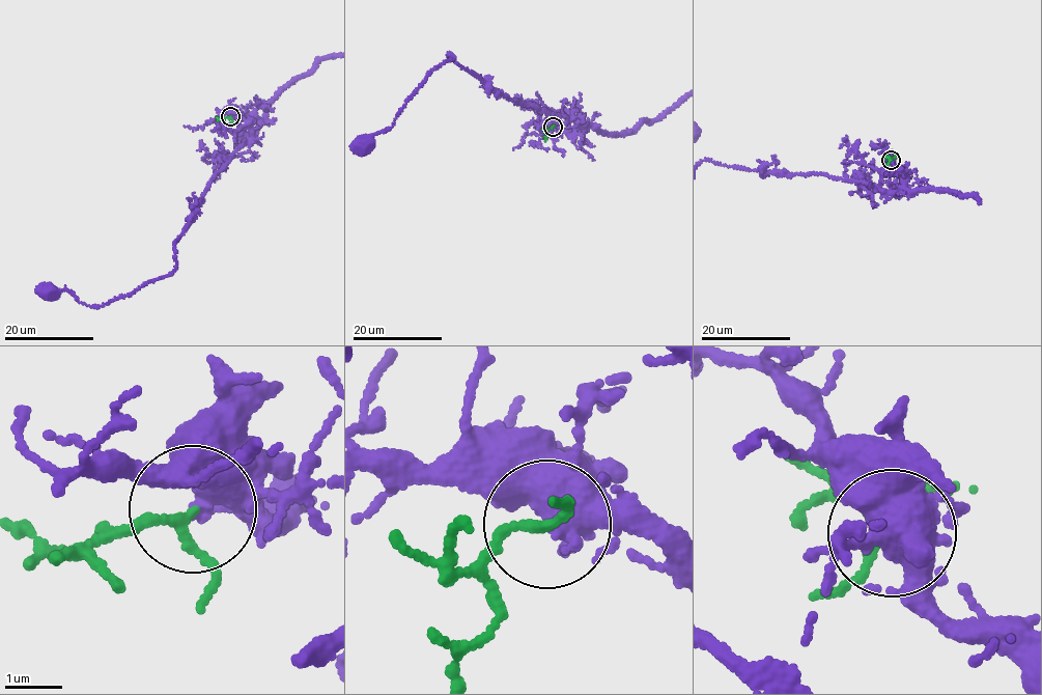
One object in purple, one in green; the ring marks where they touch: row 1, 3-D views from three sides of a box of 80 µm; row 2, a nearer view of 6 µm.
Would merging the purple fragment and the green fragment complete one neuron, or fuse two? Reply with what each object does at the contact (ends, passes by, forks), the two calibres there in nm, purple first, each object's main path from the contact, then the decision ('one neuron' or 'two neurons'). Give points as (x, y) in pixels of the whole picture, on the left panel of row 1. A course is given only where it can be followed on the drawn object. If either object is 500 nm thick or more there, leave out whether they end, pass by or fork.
550 nm thick on the purple side, 140 nm on the other; purple runs (229, 115), (249, 114), (257, 124), (216, 171), (174, 244), (174, 270), (101, 305), (66, 289), (48, 292); green runs (230, 116), (216, 117); one neuron

